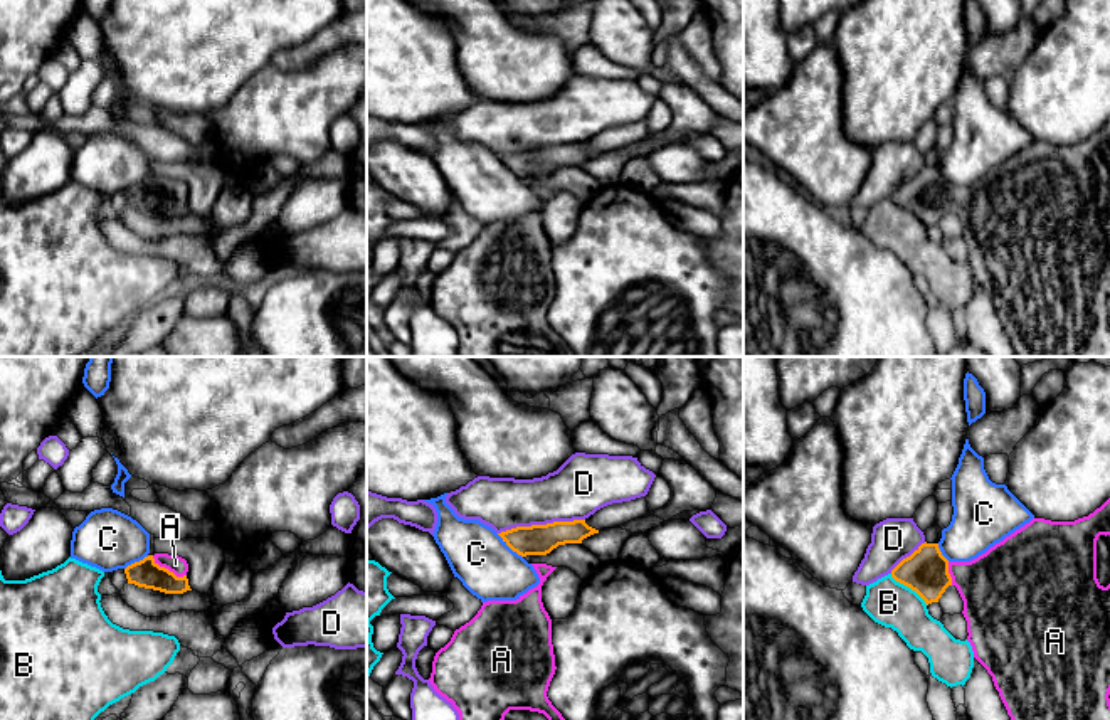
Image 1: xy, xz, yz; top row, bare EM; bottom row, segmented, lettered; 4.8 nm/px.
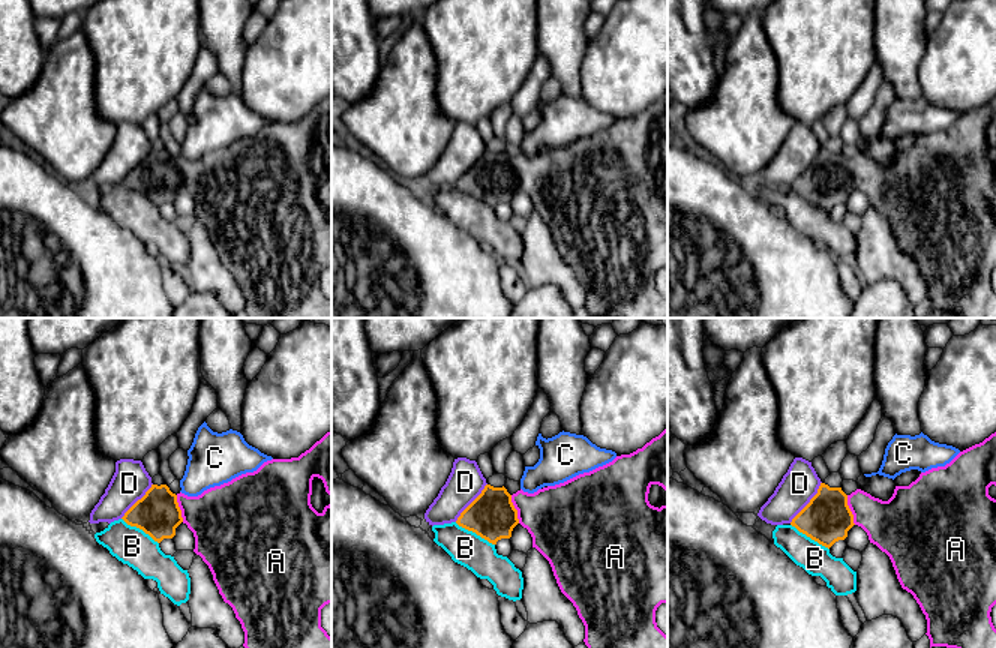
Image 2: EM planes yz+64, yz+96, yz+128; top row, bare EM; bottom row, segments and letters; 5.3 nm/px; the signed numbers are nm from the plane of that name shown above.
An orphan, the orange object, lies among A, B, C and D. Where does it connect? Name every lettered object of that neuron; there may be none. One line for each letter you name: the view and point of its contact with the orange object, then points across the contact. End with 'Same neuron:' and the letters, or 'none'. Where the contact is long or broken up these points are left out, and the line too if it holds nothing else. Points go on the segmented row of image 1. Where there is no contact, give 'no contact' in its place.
A: xy (167, 569) | across xy (147, 574), (167, 569), (175, 564)
Same neuron: A

